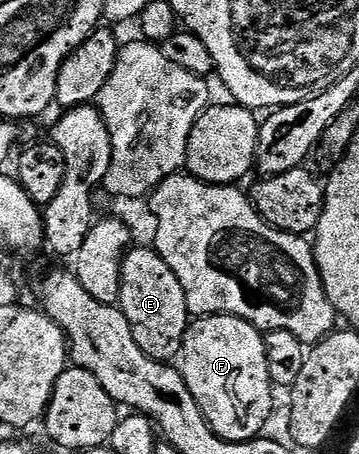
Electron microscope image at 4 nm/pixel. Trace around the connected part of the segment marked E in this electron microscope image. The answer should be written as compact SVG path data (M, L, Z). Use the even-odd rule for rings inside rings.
M133 247L124 258L120 271L120 299L118 307L134 334L134 342L151 360L172 362L184 347L184 336L190 325L186 294L174 271L152 248Z

